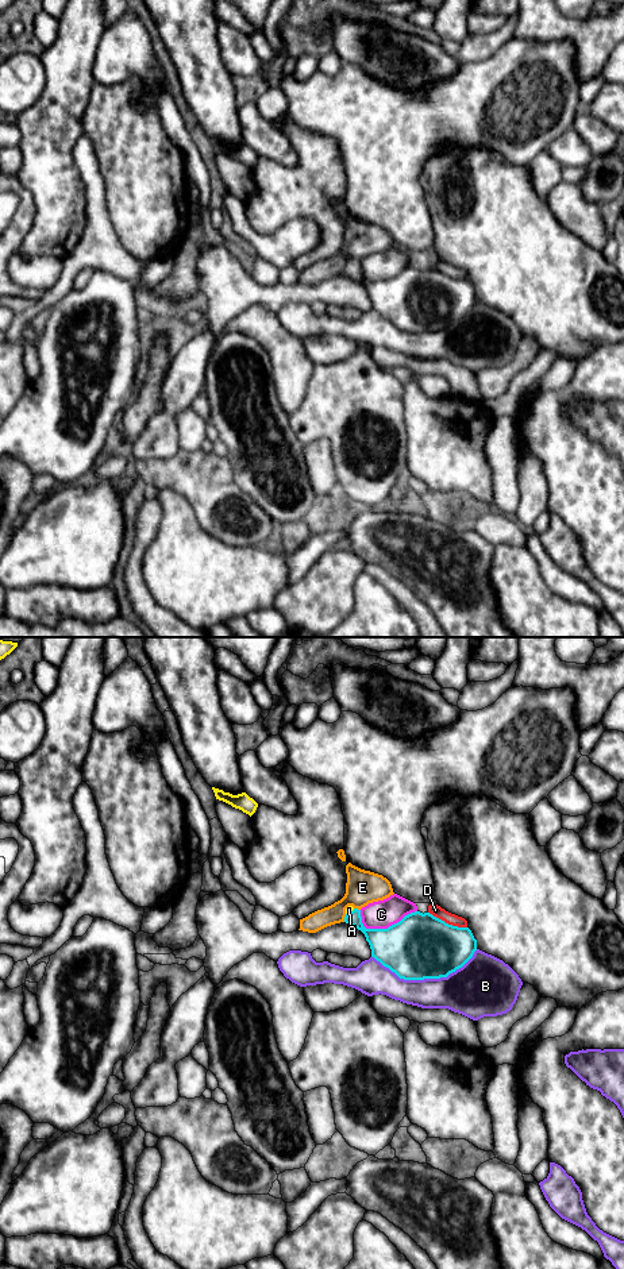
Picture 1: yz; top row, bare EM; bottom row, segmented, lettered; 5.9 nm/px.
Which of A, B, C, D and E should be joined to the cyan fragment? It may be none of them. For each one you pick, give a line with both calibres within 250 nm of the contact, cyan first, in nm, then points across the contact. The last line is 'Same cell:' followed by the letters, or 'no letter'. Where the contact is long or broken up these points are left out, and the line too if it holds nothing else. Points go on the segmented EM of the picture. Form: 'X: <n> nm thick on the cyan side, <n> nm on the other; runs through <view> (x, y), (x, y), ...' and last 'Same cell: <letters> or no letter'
A: 140 nm thick on the cyan side, 40 nm on the other; runs through yz (381, 940), (368, 933), (350, 911), (349, 909)
Same cell: A

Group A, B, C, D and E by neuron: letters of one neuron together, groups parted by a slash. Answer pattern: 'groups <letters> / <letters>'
groups A / B / C / D / E

